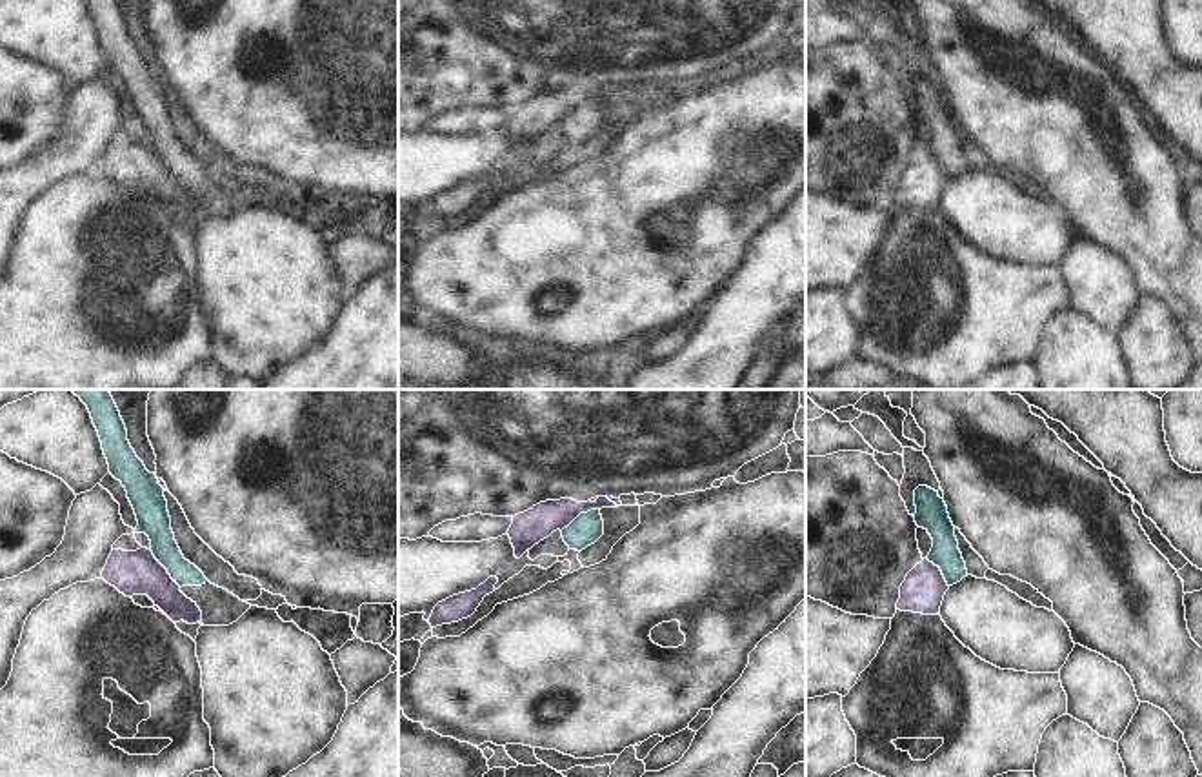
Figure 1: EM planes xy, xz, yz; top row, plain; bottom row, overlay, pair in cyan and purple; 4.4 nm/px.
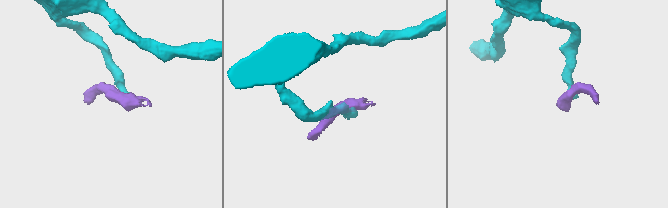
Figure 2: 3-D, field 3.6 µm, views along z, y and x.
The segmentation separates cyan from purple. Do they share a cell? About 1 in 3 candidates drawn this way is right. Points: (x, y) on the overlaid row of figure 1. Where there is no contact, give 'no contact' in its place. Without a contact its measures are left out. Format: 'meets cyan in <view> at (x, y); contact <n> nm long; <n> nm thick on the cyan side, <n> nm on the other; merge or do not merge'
meets cyan in xz at (580, 514); contact 200 nm long; 140 nm thick on the cyan side, 150 nm on the other; do not merge

